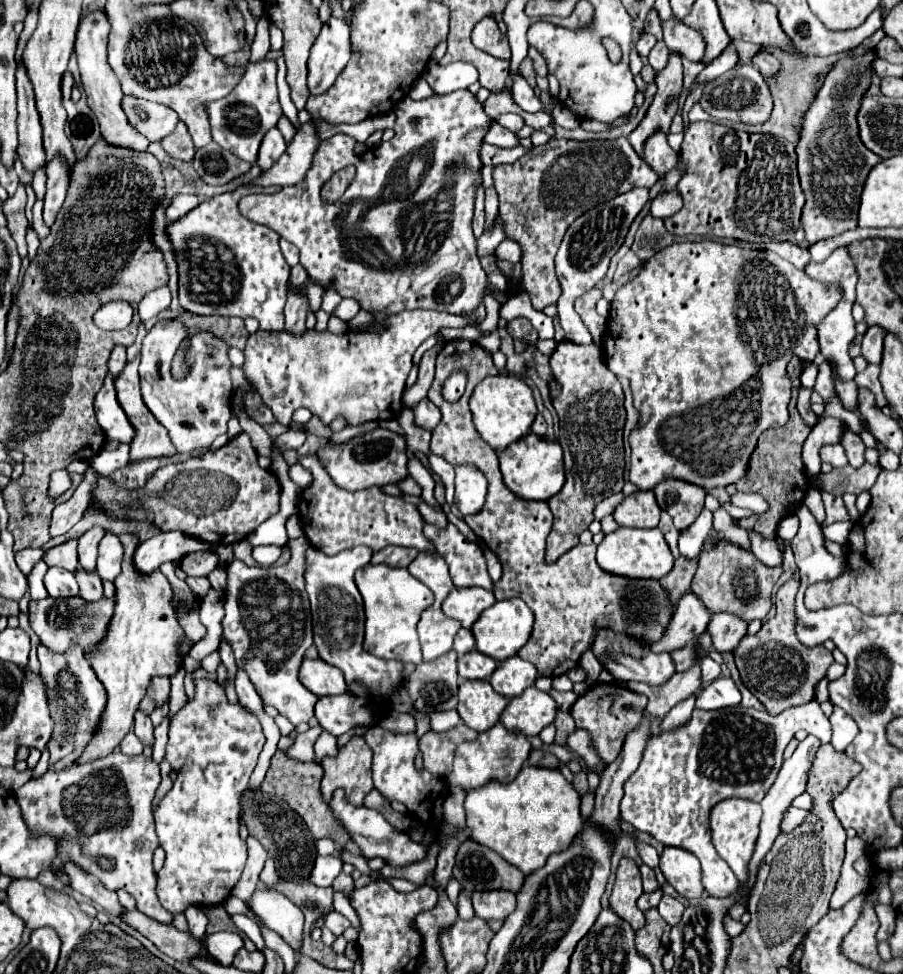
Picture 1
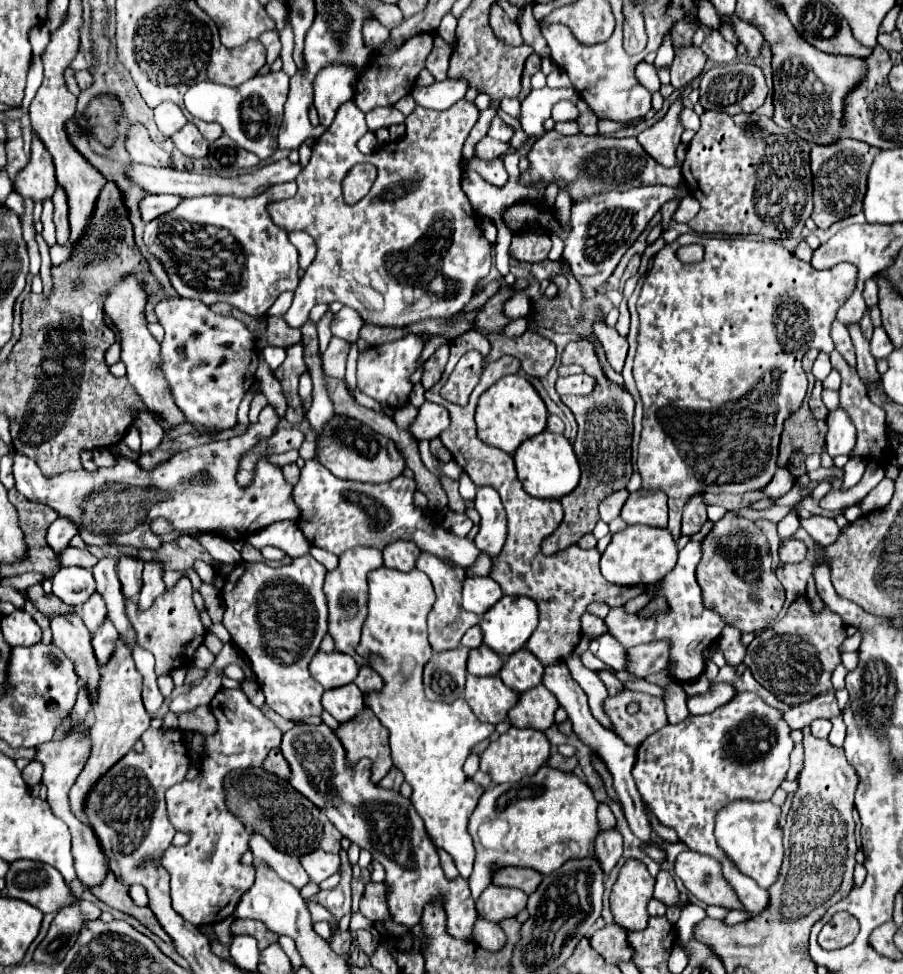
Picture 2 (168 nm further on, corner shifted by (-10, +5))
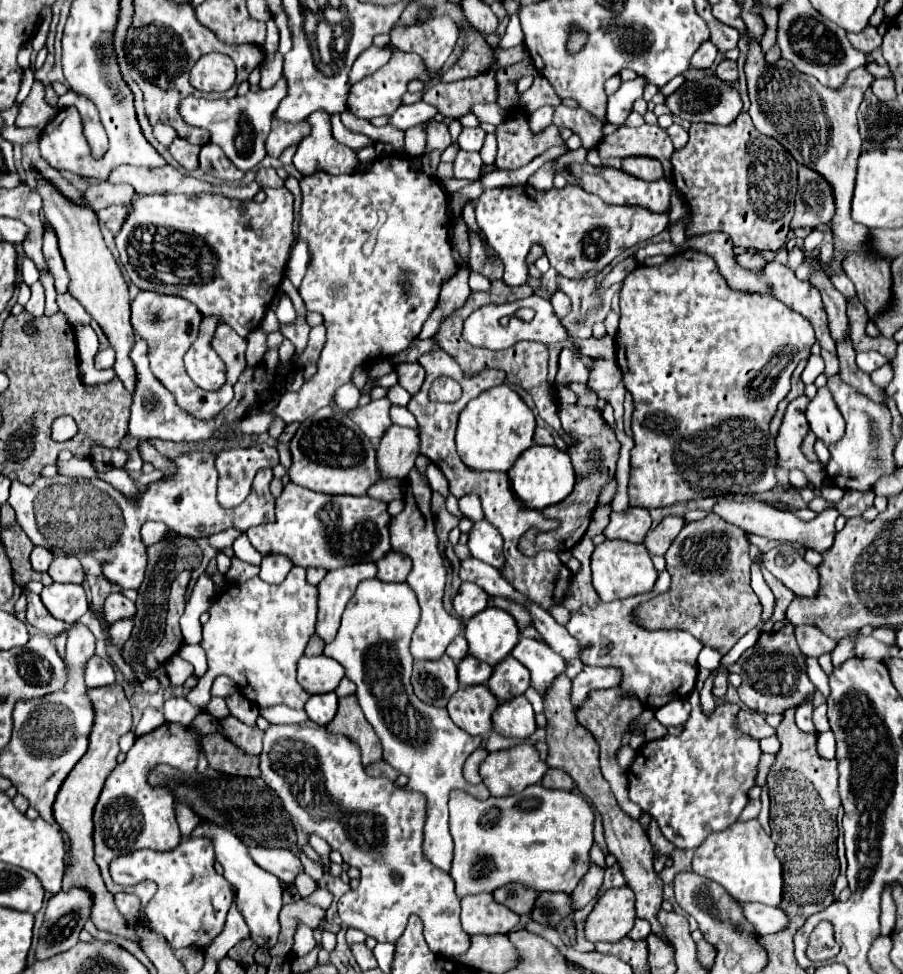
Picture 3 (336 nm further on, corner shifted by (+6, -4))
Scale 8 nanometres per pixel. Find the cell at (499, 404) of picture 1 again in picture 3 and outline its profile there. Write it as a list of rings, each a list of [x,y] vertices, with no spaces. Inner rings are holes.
[[[506,384],[498,388],[490,388],[482,392],[478,398],[470,400],[466,408],[460,412],[458,432],[456,432],[456,446],[462,462],[472,470],[498,470],[508,472],[514,460],[532,446],[534,434],[534,414],[524,404],[524,400],[508,388]]]

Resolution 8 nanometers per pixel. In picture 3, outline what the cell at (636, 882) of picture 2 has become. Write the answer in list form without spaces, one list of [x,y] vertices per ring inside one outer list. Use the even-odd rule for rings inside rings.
[[[630,886],[606,890],[586,918],[586,938],[590,942],[618,942],[634,926],[634,894]]]

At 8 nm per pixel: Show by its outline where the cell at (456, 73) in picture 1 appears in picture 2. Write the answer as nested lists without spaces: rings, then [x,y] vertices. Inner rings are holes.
[[[444,79],[440,83],[432,83],[428,87],[416,87],[416,103],[426,107],[426,109],[450,109],[456,101],[460,101],[466,93],[468,85],[466,81],[452,81],[452,79]]]

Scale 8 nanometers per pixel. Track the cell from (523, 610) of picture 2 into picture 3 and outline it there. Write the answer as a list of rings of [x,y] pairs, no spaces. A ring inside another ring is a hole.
[[[488,606],[480,614],[466,622],[464,636],[470,646],[470,654],[480,662],[496,666],[502,662],[518,642],[518,626],[512,614]]]

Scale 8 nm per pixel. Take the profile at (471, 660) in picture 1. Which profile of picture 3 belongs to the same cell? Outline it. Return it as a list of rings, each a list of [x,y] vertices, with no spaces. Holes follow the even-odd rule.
[[[470,654],[464,660],[460,660],[460,664],[458,664],[458,680],[462,686],[486,684],[490,674],[492,674],[492,666],[472,658]]]

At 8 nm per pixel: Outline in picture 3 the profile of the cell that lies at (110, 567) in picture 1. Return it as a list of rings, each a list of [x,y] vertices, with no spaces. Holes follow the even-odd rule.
[[[112,592],[104,602],[104,616],[110,624],[114,624],[116,620],[122,620],[122,618],[134,616],[134,612],[136,612],[134,602],[130,602],[122,592]]]

